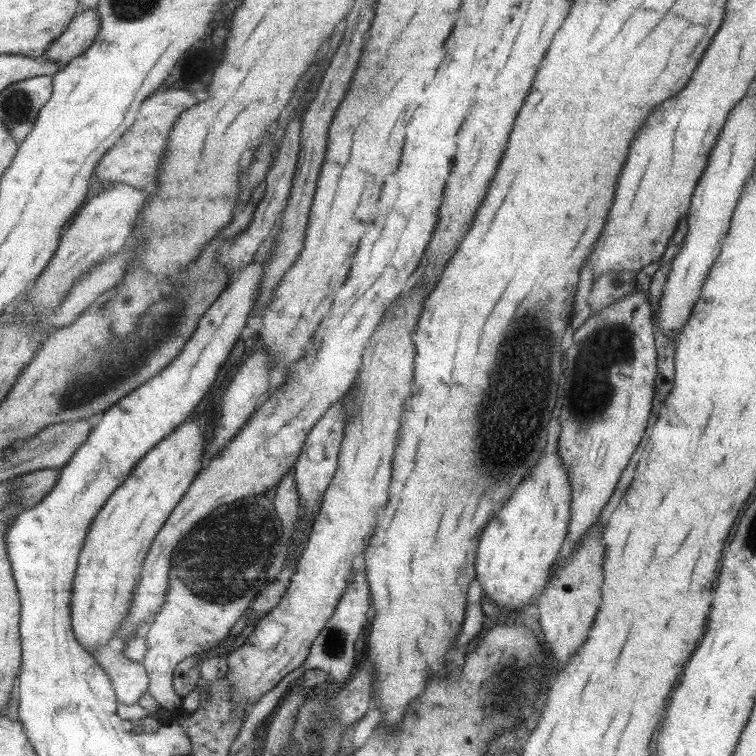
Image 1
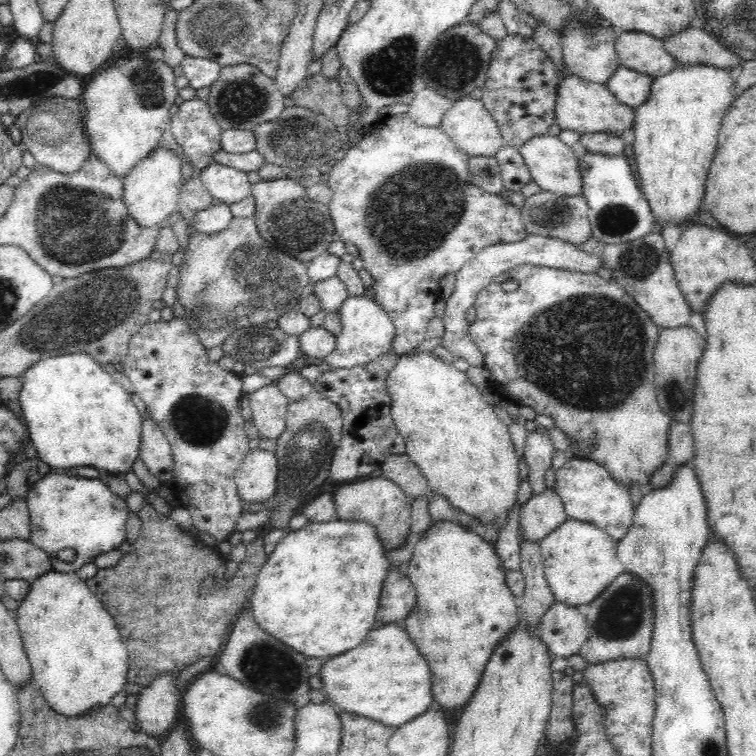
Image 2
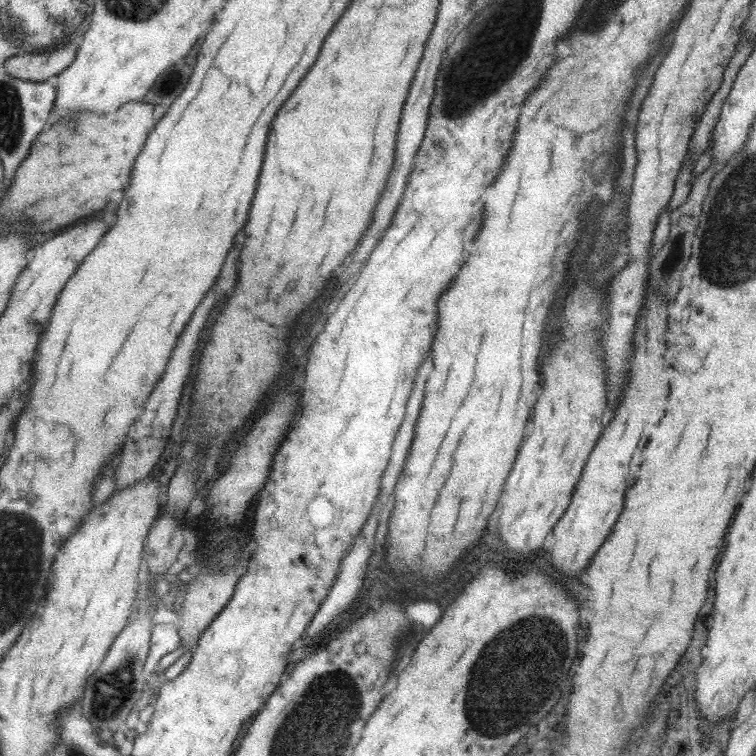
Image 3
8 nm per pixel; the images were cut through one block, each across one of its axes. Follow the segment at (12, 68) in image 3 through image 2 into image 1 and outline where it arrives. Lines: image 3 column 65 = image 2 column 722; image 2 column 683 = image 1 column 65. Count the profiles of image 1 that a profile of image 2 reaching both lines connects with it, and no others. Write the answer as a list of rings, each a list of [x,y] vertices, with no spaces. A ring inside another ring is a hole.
[[[86,9],[70,21],[68,28],[48,46],[42,58],[56,61],[64,67],[70,60],[90,48],[100,32],[100,17],[96,9]]]

